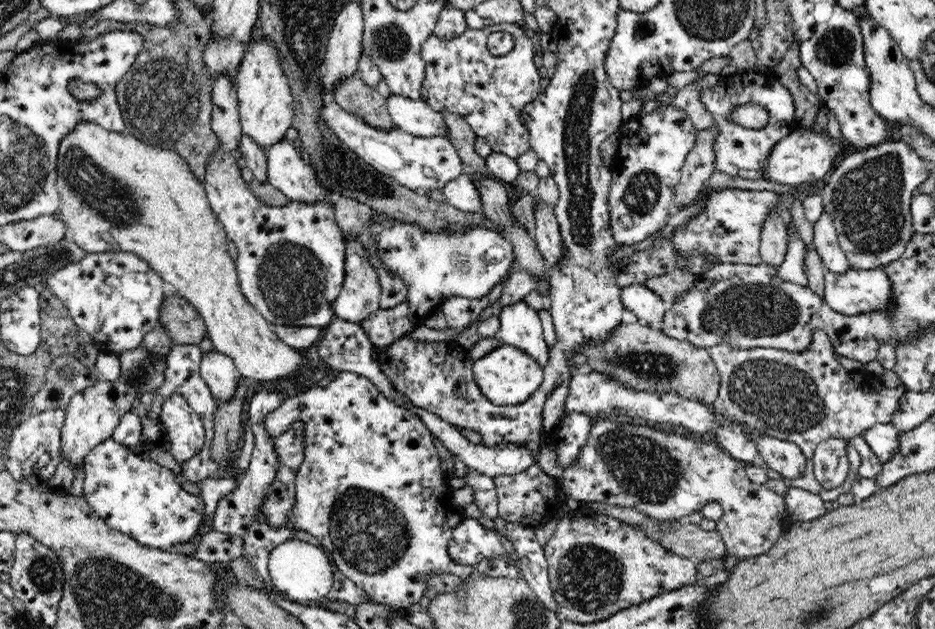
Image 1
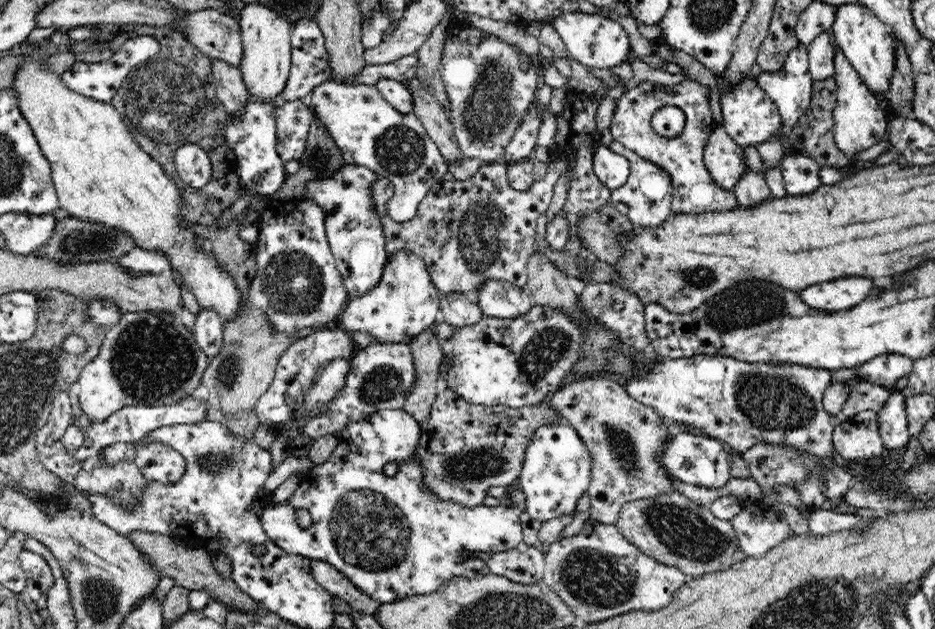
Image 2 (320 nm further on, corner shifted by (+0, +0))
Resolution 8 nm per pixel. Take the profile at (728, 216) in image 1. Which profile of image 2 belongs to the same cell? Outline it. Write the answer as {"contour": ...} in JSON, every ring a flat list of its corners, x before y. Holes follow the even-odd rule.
{"contour":[[686,79,674,88,664,87,656,82,642,82,636,88,622,94,620,98,614,99,616,110,609,129,613,140,663,168,671,176,672,213,700,214,730,210,739,205,734,190,726,191,718,187,704,164,703,152,706,141,718,126,712,115,712,106,709,106,709,96,710,91,706,87],[665,106,676,106,684,112,687,119,682,134,674,138,659,135,651,126,653,115]]}

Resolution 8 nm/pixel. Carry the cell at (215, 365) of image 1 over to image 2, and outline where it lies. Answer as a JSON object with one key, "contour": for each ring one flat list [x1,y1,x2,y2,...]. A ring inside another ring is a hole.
{"contour":[[201,308,197,313,193,333,202,352,212,358,222,348,224,324,220,315,212,309]]}

